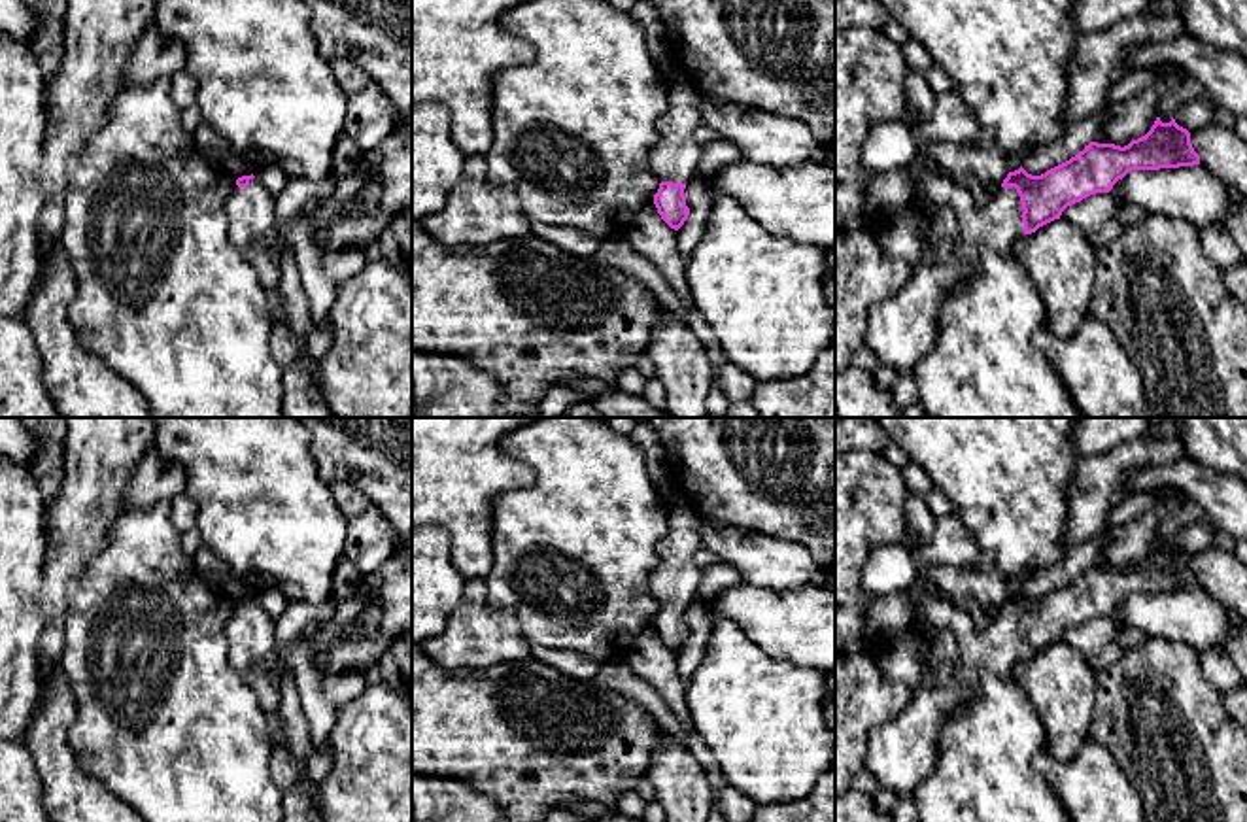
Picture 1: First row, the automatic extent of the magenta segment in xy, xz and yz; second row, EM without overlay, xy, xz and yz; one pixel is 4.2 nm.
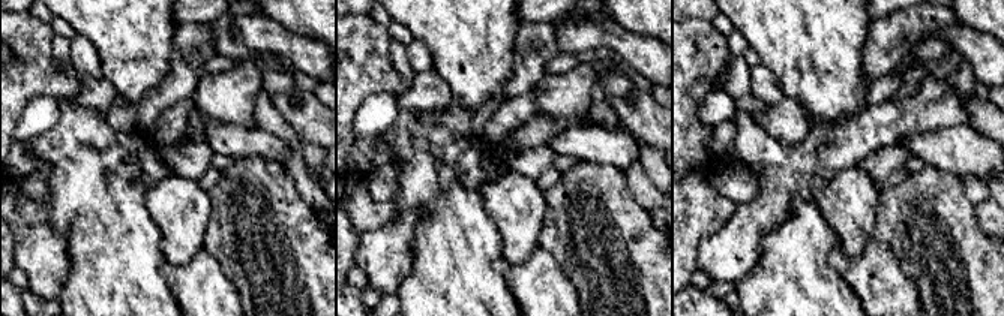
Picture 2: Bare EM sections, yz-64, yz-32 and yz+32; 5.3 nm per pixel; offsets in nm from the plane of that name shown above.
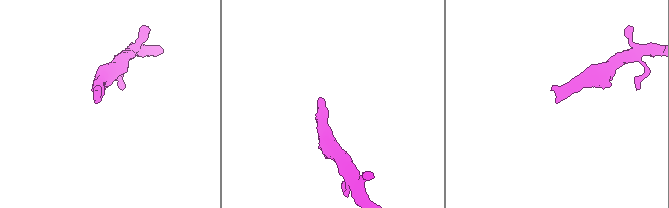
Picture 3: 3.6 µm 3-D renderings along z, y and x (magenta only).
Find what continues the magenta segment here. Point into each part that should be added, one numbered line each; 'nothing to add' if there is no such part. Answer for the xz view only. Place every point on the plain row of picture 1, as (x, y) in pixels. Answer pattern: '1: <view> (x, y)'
1: xz (677, 582)

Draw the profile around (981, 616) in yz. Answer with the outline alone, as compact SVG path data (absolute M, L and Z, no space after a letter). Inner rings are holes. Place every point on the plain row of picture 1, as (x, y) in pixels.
M948 595L948 599L950 599L956 607L964 608L964 610L971 616L971 620L973 620L973 624L975 624L975 629L981 631L981 633L986 631L988 624L990 624L992 618L998 614L998 610L986 610L986 608L982 608L982 607L981 607L977 601L973 601L973 599L962 599L962 601L958 601L958 599L952 599L950 595Z

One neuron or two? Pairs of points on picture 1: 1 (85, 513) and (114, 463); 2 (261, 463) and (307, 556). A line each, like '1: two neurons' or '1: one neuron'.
1: one neuron
2: one neuron

